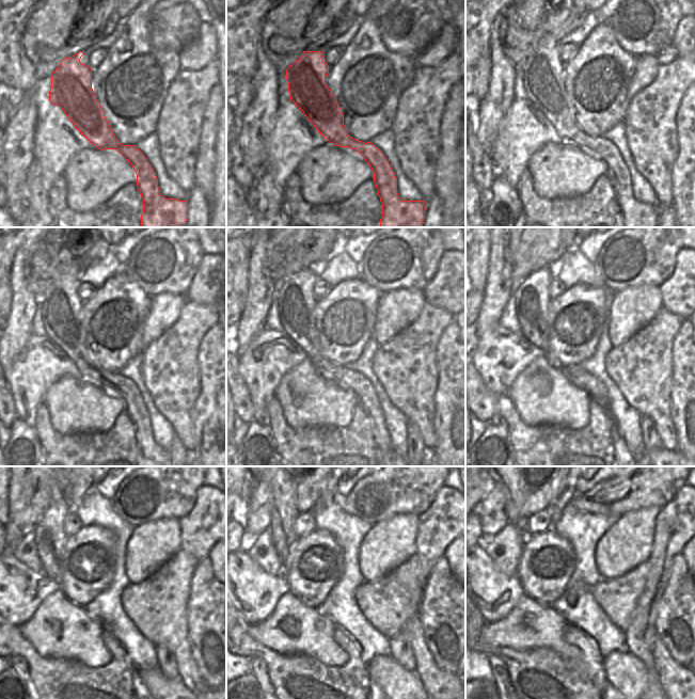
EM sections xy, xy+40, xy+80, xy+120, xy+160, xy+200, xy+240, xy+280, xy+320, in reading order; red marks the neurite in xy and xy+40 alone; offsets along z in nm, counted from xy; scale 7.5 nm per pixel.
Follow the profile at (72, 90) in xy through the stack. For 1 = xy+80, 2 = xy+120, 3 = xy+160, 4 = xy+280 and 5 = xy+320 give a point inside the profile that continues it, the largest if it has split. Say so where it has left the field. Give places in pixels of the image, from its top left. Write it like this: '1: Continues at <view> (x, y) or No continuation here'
1: Continues at xy+80 (541, 74)
2: Continues at xy+120 (61, 306)
3: Continues at xy+160 (296, 302)
4: Continues at xy+280 (284, 512)
5: Continues at xy+320 (515, 502).

